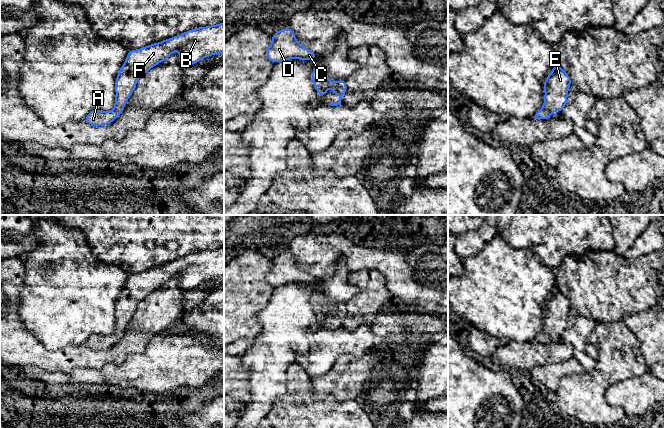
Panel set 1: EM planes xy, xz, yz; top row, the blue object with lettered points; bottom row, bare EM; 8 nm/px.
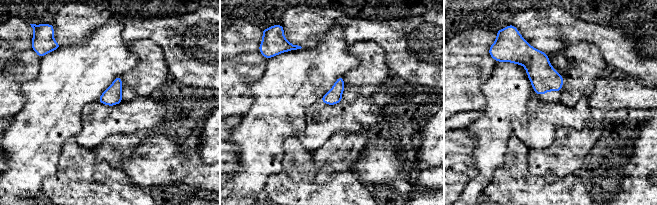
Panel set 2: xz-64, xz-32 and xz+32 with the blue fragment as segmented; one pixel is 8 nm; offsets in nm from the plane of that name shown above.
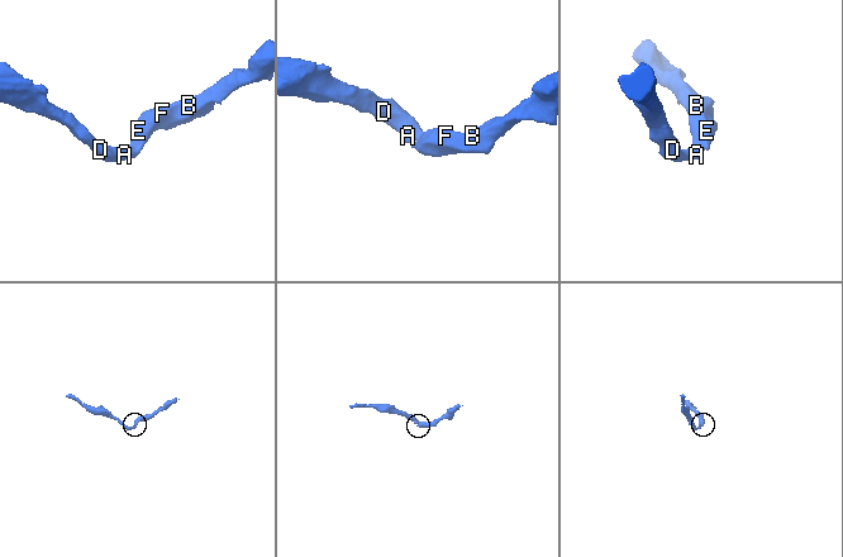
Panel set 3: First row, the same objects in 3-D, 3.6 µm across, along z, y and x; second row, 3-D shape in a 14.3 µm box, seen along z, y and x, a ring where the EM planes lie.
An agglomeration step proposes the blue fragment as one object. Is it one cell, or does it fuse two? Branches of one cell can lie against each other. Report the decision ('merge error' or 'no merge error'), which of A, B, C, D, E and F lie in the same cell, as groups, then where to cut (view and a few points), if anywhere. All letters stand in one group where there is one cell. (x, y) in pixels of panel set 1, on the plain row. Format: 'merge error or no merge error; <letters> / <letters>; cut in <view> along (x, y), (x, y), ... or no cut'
no merge error; A B C D E F; no cut

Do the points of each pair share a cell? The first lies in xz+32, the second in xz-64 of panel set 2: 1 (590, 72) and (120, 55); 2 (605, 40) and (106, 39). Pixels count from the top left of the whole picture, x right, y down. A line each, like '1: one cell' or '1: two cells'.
1: two cells
2: two cells

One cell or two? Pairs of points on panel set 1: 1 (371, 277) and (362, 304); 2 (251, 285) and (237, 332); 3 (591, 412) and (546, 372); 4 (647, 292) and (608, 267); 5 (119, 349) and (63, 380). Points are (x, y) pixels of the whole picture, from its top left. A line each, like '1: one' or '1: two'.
1: one
2: one
3: two
4: one
5: two

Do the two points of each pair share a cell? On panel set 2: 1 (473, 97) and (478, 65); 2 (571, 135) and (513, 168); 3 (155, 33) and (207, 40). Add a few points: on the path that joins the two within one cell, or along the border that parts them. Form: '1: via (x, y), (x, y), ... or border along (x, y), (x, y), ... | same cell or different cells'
1: via (473, 89), (473, 73) | same cell
2: border along (526, 163), (530, 172) | different cells
3: via (168, 33), (175, 34), (185, 40), (194, 40) | same cell

